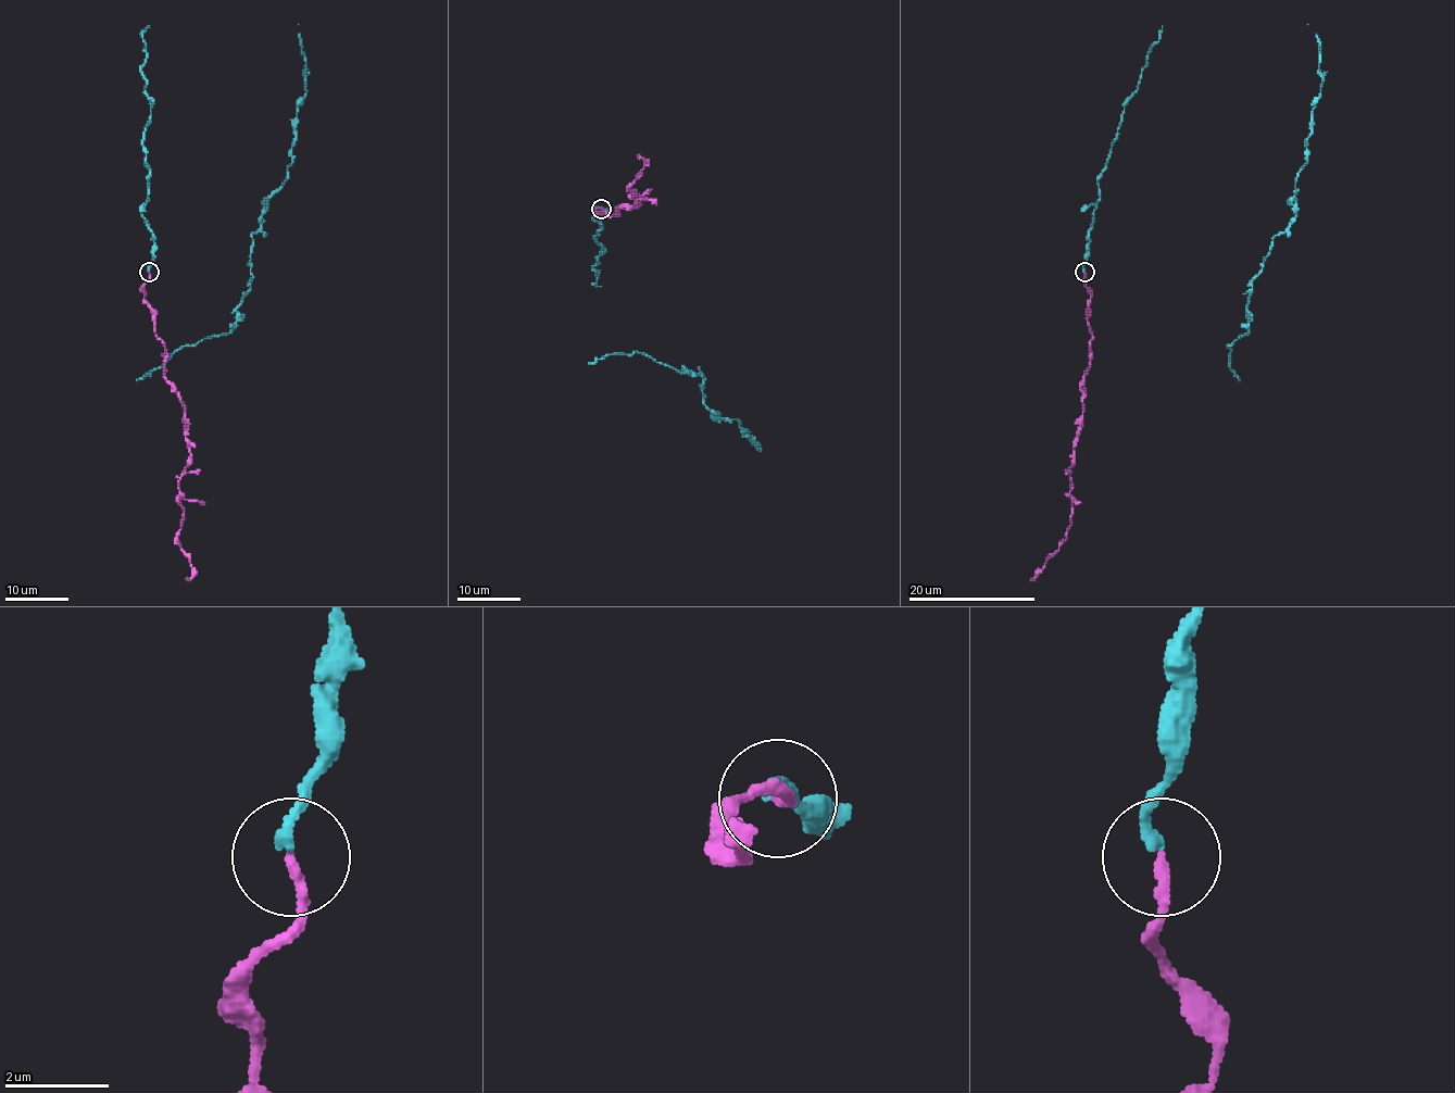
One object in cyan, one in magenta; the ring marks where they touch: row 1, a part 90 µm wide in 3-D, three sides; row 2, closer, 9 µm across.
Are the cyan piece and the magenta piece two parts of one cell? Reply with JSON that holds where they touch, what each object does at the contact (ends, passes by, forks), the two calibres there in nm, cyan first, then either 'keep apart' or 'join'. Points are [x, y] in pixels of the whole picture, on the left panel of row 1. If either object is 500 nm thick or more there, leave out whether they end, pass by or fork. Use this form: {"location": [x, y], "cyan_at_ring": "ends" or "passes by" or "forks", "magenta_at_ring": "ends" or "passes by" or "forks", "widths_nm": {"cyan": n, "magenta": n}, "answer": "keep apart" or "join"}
{"location": [149, 272], "cyan_at_ring": "ends", "magenta_at_ring": "ends", "widths_nm": {"cyan": 200, "magenta": 200}, "answer": "join"}

